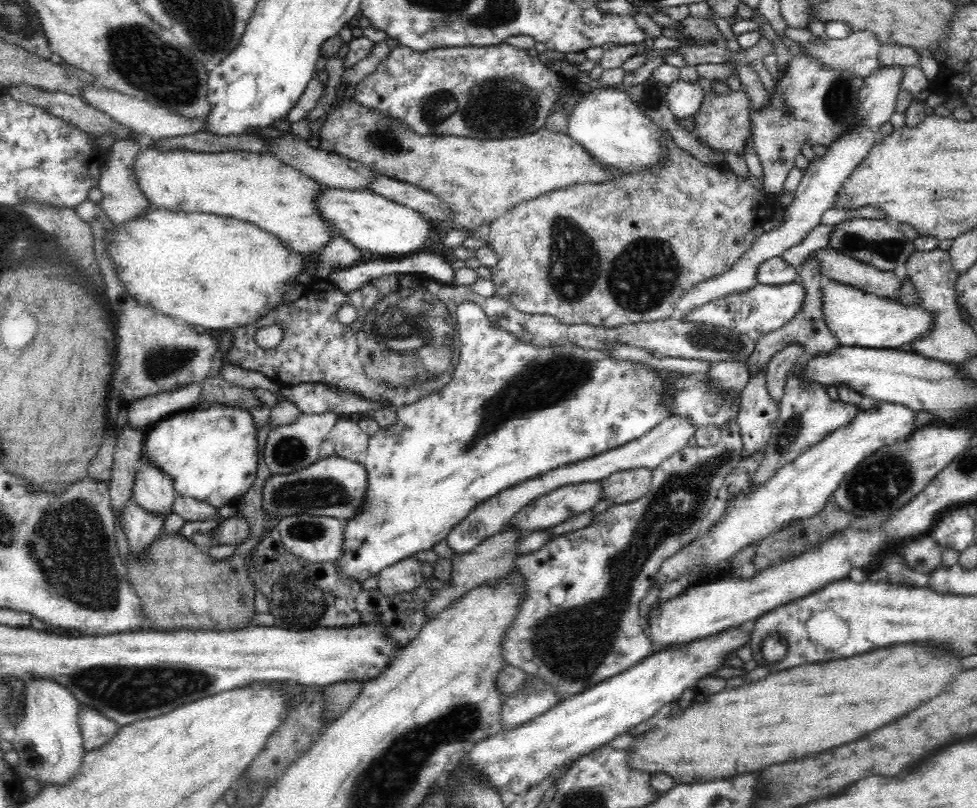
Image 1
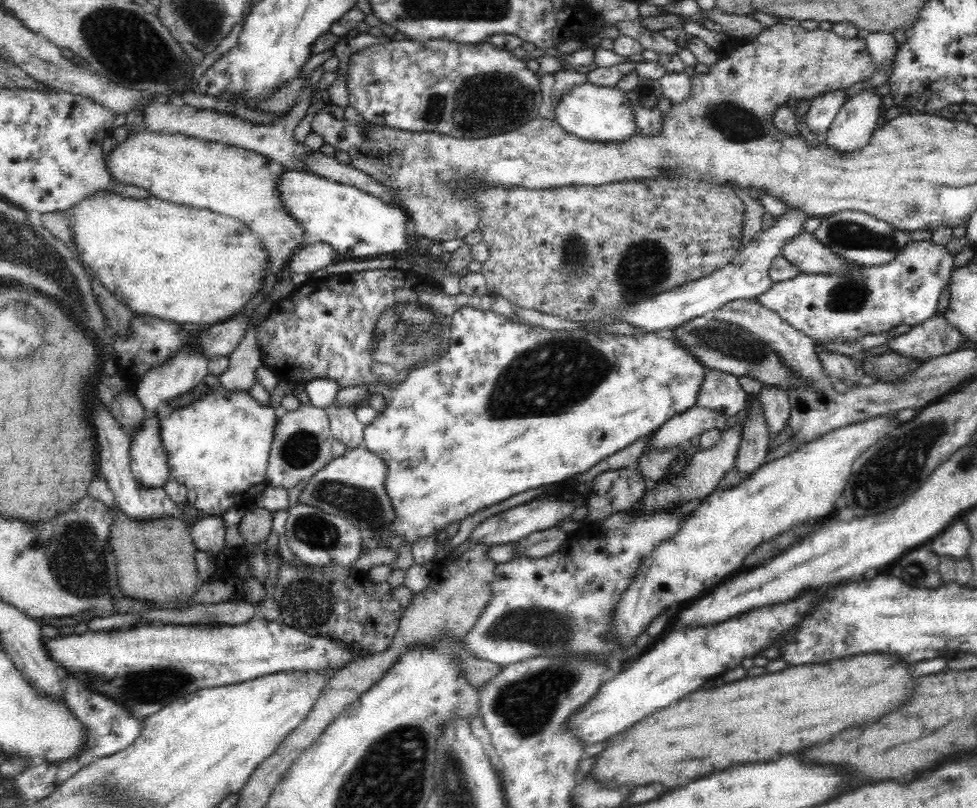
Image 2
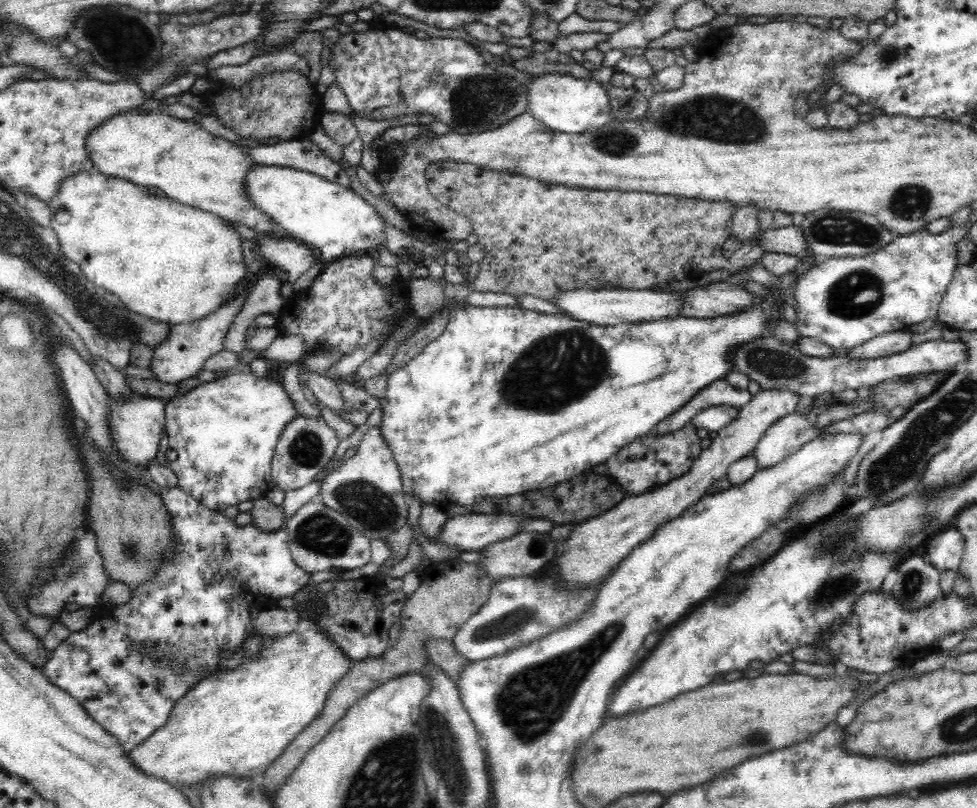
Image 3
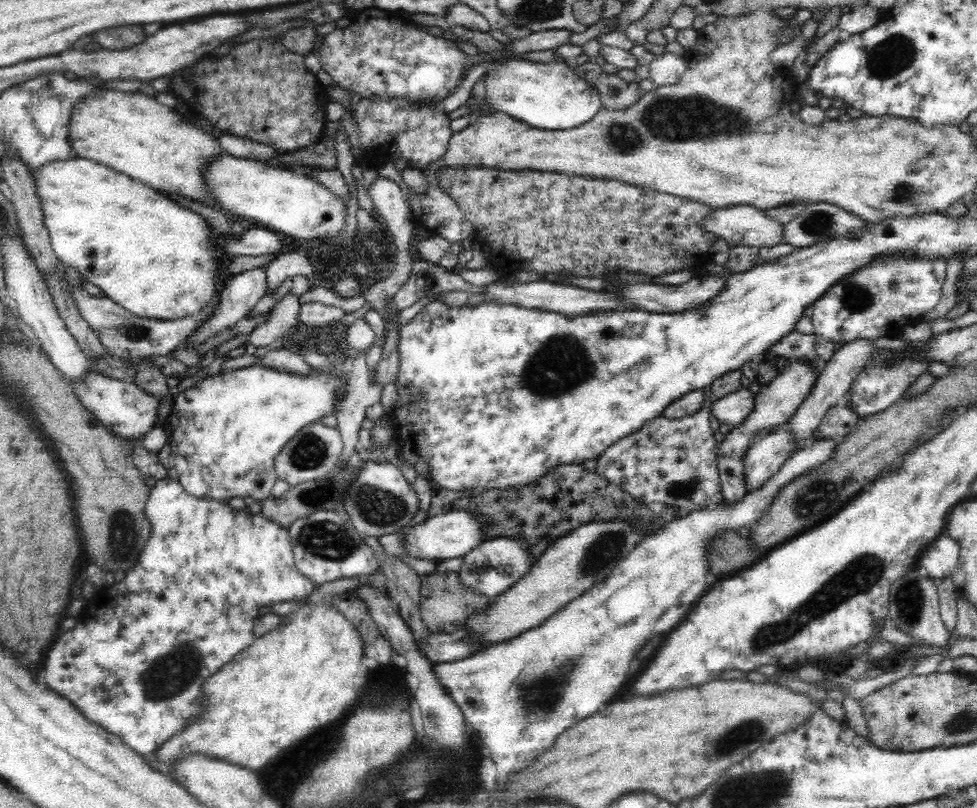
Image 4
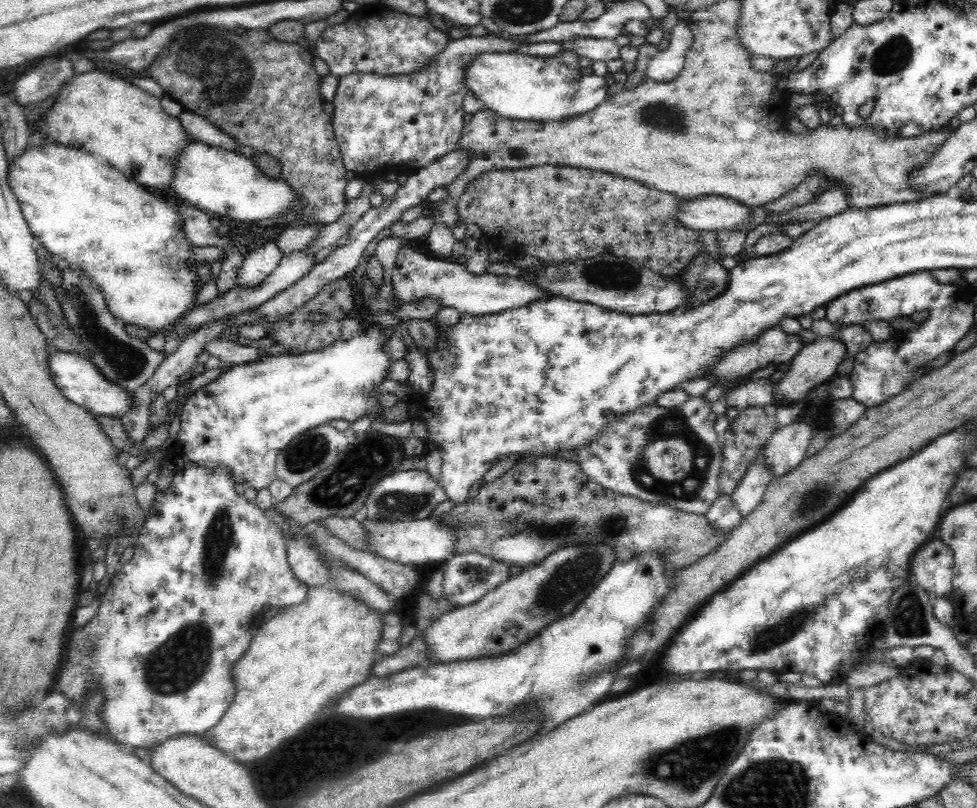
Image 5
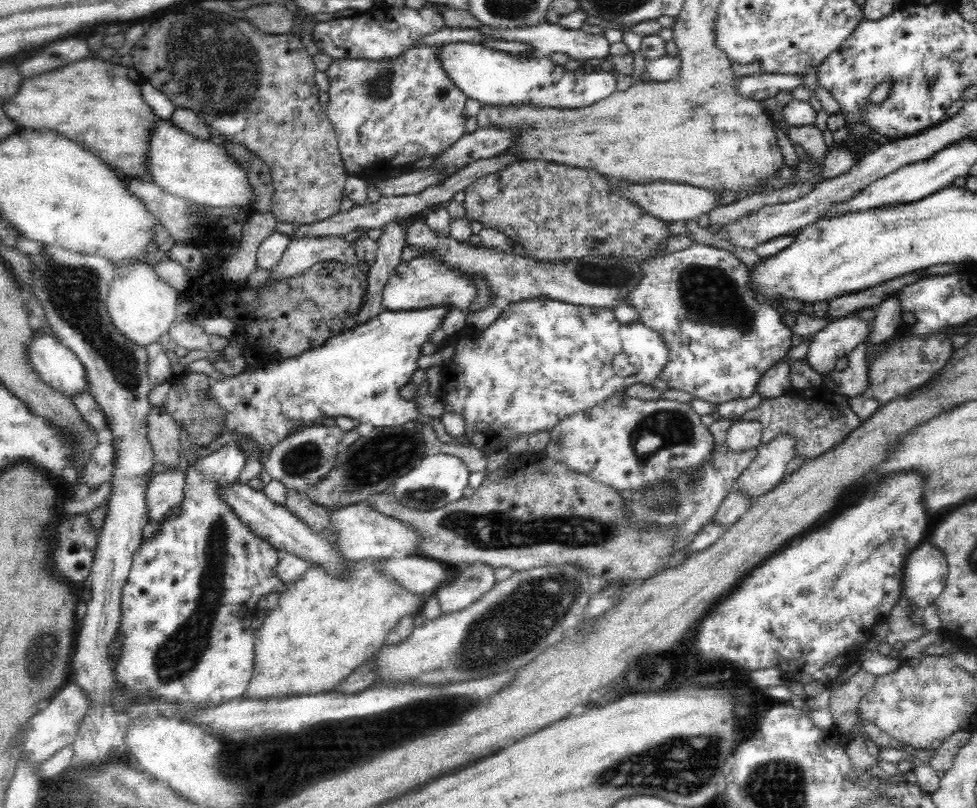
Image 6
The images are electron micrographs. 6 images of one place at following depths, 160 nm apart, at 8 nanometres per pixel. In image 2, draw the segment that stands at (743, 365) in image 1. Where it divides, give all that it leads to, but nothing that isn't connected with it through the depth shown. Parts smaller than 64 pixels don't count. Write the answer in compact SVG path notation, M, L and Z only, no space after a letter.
M706 370L697 405L722 413L725 417L734 416L745 408L748 396L740 385L740 378L721 371Z

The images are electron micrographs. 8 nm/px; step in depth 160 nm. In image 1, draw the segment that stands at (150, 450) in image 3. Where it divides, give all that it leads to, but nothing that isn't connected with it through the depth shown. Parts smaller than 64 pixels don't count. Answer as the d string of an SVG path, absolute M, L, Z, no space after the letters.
M145 461L144 469L142 472L137 473L133 486L132 498L136 501L136 504L138 504L140 508L144 509L146 513L162 517L162 522L164 522L165 518L169 514L174 513L173 506L176 497L177 494L174 490L172 479L170 479L168 475L164 475L160 469L156 469L156 466L148 465L148 463Z

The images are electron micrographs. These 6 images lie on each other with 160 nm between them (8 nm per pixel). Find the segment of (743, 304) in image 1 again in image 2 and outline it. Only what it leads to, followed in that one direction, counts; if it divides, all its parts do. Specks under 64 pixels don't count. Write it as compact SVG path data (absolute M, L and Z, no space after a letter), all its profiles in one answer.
M908 241L908 244L899 252L899 256L894 258L892 262L882 266L871 267L856 267L851 273L847 275L823 275L823 274L806 274L798 273L794 278L785 280L784 282L773 283L772 286L768 286L764 294L760 294L756 298L752 298L755 302L758 302L761 306L764 306L766 310L770 310L772 313L780 316L788 325L792 326L795 330L800 330L804 335L812 338L814 341L828 341L828 340L840 340L840 341L854 341L858 338L863 338L865 335L874 335L879 333L888 332L896 329L897 326L905 324L908 326L916 326L931 318L938 307L938 298L940 298L940 291L950 279L950 270L952 270L952 259L954 256L950 255L946 251L944 245L936 245L932 241Z

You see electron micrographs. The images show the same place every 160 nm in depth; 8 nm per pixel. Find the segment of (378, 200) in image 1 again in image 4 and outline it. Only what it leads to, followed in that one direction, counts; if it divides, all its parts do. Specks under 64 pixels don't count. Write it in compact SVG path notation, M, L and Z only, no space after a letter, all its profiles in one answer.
M224 153L205 170L205 182L215 194L216 209L262 222L266 229L306 242L336 243L346 226L346 201L308 175L280 169L267 162L238 158Z

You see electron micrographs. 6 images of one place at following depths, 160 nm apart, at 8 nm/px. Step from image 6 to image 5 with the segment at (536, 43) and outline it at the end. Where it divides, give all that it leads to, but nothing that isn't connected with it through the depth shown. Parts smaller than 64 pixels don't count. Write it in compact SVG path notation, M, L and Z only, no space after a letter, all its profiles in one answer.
M581 38L561 42L563 51L573 50L580 56L582 62L593 63L598 60L608 62L620 58L621 47L607 38Z

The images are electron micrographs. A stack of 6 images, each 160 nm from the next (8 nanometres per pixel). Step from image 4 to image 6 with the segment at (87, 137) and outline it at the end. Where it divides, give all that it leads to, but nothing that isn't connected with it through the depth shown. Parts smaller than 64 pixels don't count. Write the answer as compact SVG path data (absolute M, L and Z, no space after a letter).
M88 58L32 80L26 78L20 92L14 96L6 99L2 106L19 126L56 131L79 143L92 128L94 145L91 151L98 158L116 172L120 170L125 179L150 179L149 170L145 168L145 150L149 146L150 131L157 116L144 101L140 84L128 77L128 67L112 65L102 58Z

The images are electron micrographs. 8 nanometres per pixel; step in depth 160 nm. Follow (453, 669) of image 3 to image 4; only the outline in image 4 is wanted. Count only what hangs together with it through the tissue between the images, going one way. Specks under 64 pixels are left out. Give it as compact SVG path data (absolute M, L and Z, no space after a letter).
M366 537L368 546L375 551L379 561L379 568L385 574L386 588L390 598L398 607L399 615L404 619L413 637L418 643L425 641L431 634L431 630L422 622L419 609L419 594L421 575L406 563L396 557L384 553L378 537Z

